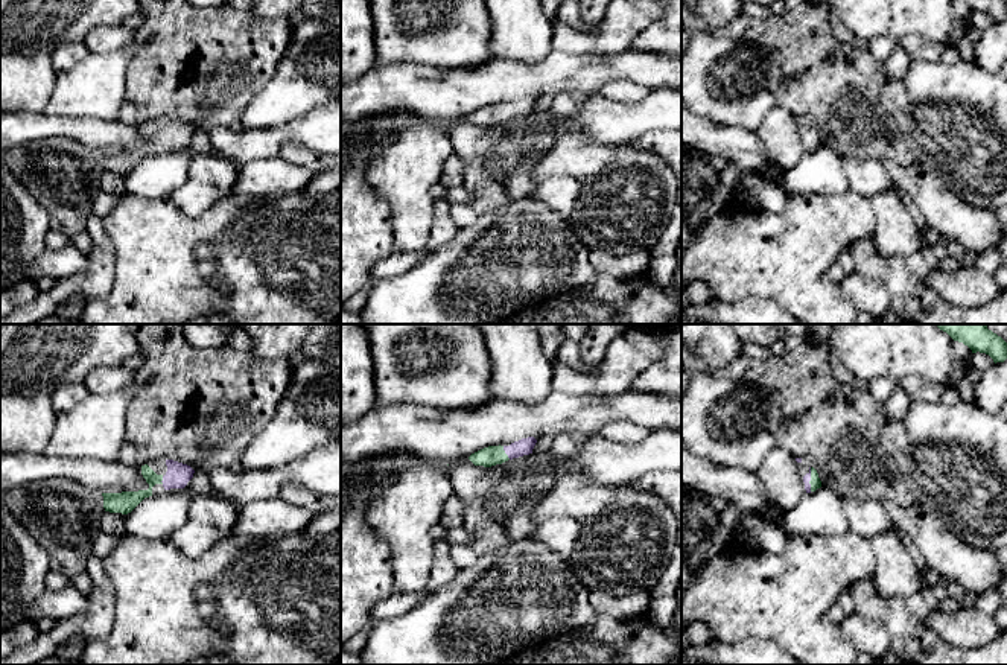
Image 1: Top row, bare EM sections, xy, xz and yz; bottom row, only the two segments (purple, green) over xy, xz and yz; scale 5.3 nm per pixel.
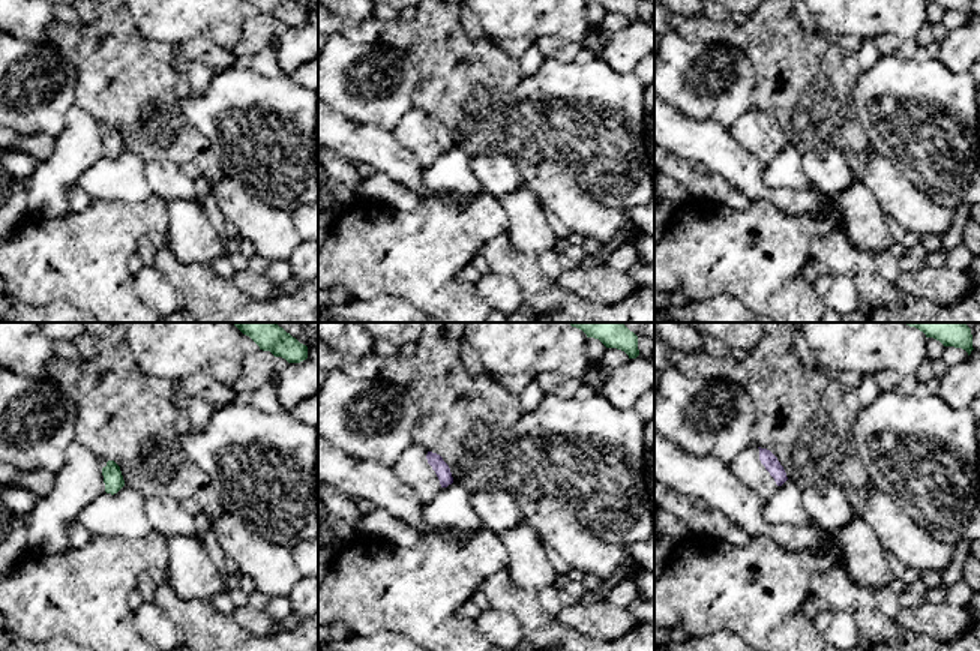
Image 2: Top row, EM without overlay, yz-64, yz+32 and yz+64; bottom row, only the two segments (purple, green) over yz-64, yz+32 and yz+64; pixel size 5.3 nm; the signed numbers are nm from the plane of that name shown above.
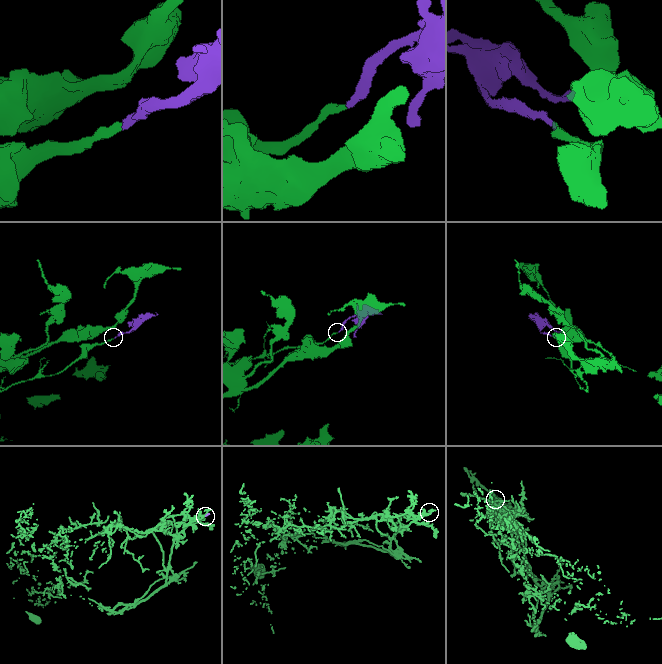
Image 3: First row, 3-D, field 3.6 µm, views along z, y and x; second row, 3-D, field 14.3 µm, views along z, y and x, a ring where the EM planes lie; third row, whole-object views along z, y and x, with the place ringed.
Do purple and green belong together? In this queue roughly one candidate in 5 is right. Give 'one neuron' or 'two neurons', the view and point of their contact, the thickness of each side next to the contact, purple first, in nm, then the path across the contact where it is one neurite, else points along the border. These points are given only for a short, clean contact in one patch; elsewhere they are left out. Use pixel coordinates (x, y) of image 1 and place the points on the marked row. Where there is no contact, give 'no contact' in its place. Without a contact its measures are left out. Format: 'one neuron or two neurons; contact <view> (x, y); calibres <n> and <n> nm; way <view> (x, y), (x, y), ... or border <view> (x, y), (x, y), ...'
one neuron; contact xz (505, 452); calibres 90 and 110 nm; way xz (524, 446), (505, 452), (492, 455)

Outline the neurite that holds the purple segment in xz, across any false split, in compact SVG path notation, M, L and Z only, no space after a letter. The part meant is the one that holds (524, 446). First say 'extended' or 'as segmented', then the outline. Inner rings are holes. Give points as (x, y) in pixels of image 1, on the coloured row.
extended | M534 437L522 438L510 446L488 446L469 457L475 466L491 467L508 460L532 453L537 440Z

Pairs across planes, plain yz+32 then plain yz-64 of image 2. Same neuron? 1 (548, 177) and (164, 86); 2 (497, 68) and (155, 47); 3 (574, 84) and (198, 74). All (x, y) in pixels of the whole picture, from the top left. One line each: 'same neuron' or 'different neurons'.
1: different neurons
2: different neurons
3: different neurons

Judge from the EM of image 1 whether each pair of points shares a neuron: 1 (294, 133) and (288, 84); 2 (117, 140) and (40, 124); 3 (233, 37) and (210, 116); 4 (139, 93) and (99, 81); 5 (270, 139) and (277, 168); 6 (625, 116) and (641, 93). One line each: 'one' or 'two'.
1: two
2: one
3: one
4: two
5: two
6: two

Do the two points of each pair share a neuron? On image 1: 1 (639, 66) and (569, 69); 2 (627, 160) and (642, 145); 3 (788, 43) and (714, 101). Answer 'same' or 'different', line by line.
1: same
2: different
3: different

